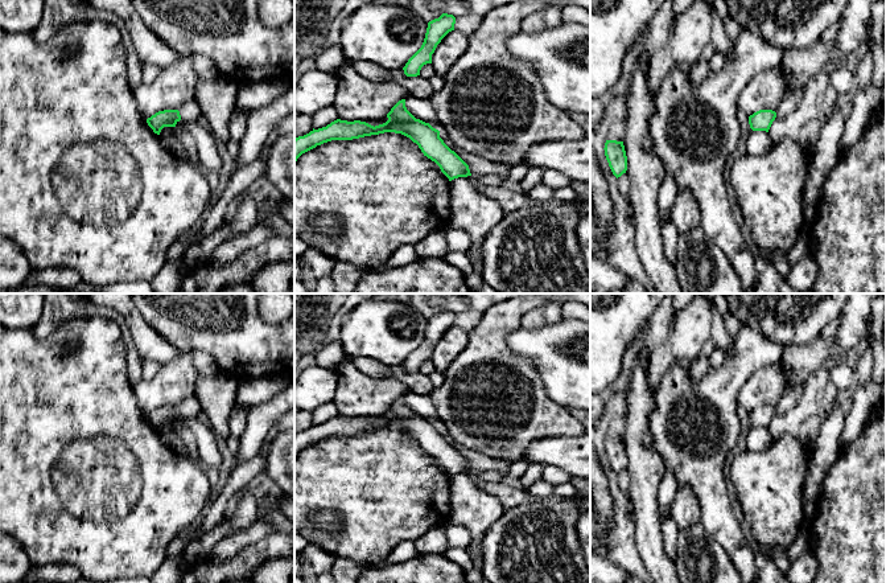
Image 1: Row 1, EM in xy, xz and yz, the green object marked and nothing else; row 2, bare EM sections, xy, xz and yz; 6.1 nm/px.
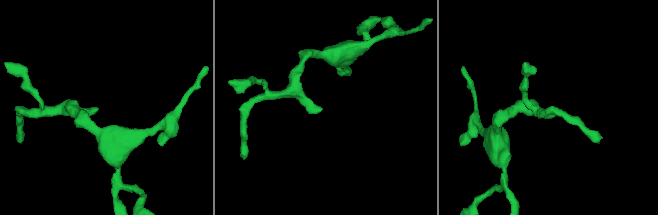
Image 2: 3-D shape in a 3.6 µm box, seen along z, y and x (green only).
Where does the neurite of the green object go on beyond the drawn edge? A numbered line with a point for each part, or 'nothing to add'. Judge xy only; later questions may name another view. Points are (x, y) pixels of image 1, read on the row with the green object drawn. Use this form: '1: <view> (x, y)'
1: xy (190, 113)

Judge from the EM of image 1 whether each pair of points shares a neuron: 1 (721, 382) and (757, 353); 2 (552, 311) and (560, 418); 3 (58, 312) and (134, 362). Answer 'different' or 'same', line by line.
1: same
2: different
3: same

